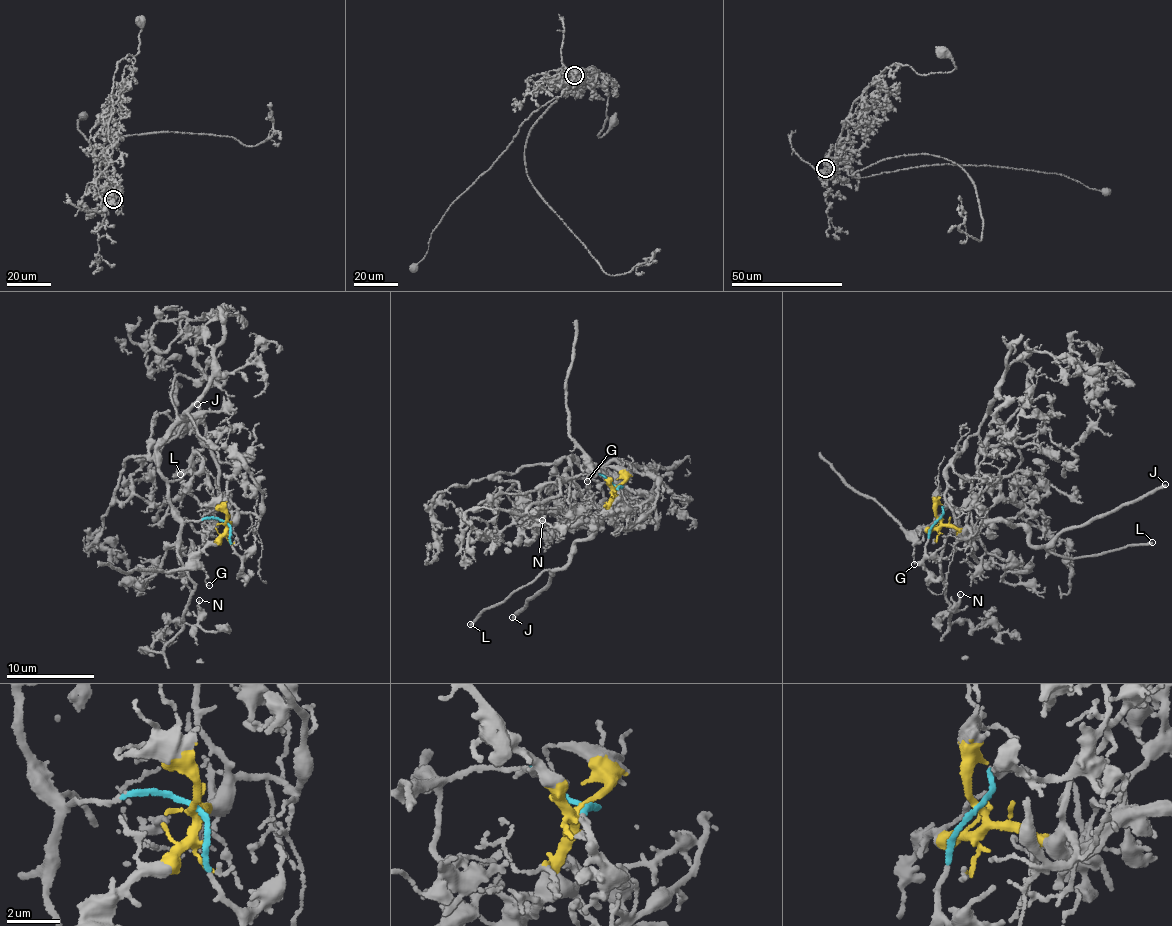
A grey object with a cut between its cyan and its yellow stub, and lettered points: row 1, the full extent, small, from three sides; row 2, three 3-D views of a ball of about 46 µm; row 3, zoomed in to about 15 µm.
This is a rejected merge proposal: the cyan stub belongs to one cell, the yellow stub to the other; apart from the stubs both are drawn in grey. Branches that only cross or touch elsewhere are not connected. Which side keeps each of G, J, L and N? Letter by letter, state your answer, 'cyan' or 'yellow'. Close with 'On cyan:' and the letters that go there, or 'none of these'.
G: yellow
J: yellow
L: yellow
N: cyan
On cyan: N

